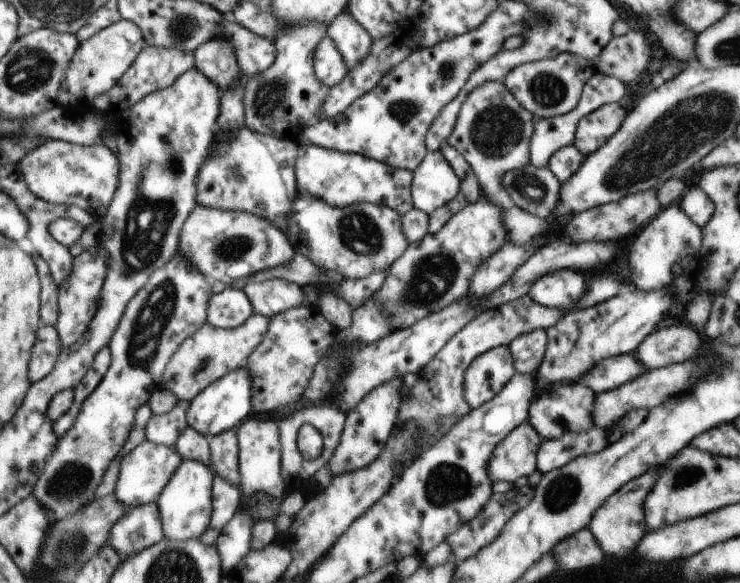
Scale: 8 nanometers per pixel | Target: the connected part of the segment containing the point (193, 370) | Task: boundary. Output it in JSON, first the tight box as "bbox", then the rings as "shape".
{"bbox":[162,312,270,400],"shape":[[[254,312],[244,324],[232,329],[216,328],[206,322],[204,327],[182,342],[165,372],[162,387],[172,390],[178,400],[192,400],[210,384],[246,364],[248,356],[263,342],[270,319]]]}

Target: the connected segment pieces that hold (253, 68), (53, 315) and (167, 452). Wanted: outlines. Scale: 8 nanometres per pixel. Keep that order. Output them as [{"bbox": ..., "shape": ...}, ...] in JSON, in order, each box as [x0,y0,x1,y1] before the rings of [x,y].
[{"bbox":[240,34,277,76],"shape":[[[252,34],[252,48],[240,52],[240,70],[244,76],[264,74],[277,60],[277,47],[266,36]]]},{"bbox":[33,252,61,326],"shape":[[[36,252],[33,254],[33,257],[34,260],[37,260],[43,286],[43,307],[41,312],[43,326],[57,326],[61,314],[61,287],[58,282],[56,282],[54,274],[52,274],[50,264]]]},{"bbox":[116,440,184,511],"shape":[[[147,440],[123,457],[122,461],[116,494],[120,498],[120,502],[126,506],[126,510],[129,511],[137,506],[158,503],[162,493],[169,486],[170,480],[173,479],[174,472],[180,466],[180,463],[184,462],[184,458],[175,446],[158,444]]]}]

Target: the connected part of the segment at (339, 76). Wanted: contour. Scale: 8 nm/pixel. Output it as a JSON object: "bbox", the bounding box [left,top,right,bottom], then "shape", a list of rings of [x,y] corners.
{"bbox":[314,36,349,87],"shape":[[[328,36],[316,46],[314,72],[318,76],[319,82],[328,87],[336,87],[349,74],[349,66],[346,65],[345,56]]]}

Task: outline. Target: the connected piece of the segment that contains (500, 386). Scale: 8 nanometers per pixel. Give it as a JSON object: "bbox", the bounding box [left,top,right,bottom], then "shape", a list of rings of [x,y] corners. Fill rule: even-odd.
{"bbox":[464,346,516,408],"shape":[[[509,346],[487,350],[465,370],[464,400],[470,408],[482,407],[496,398],[516,374],[516,361]]]}

